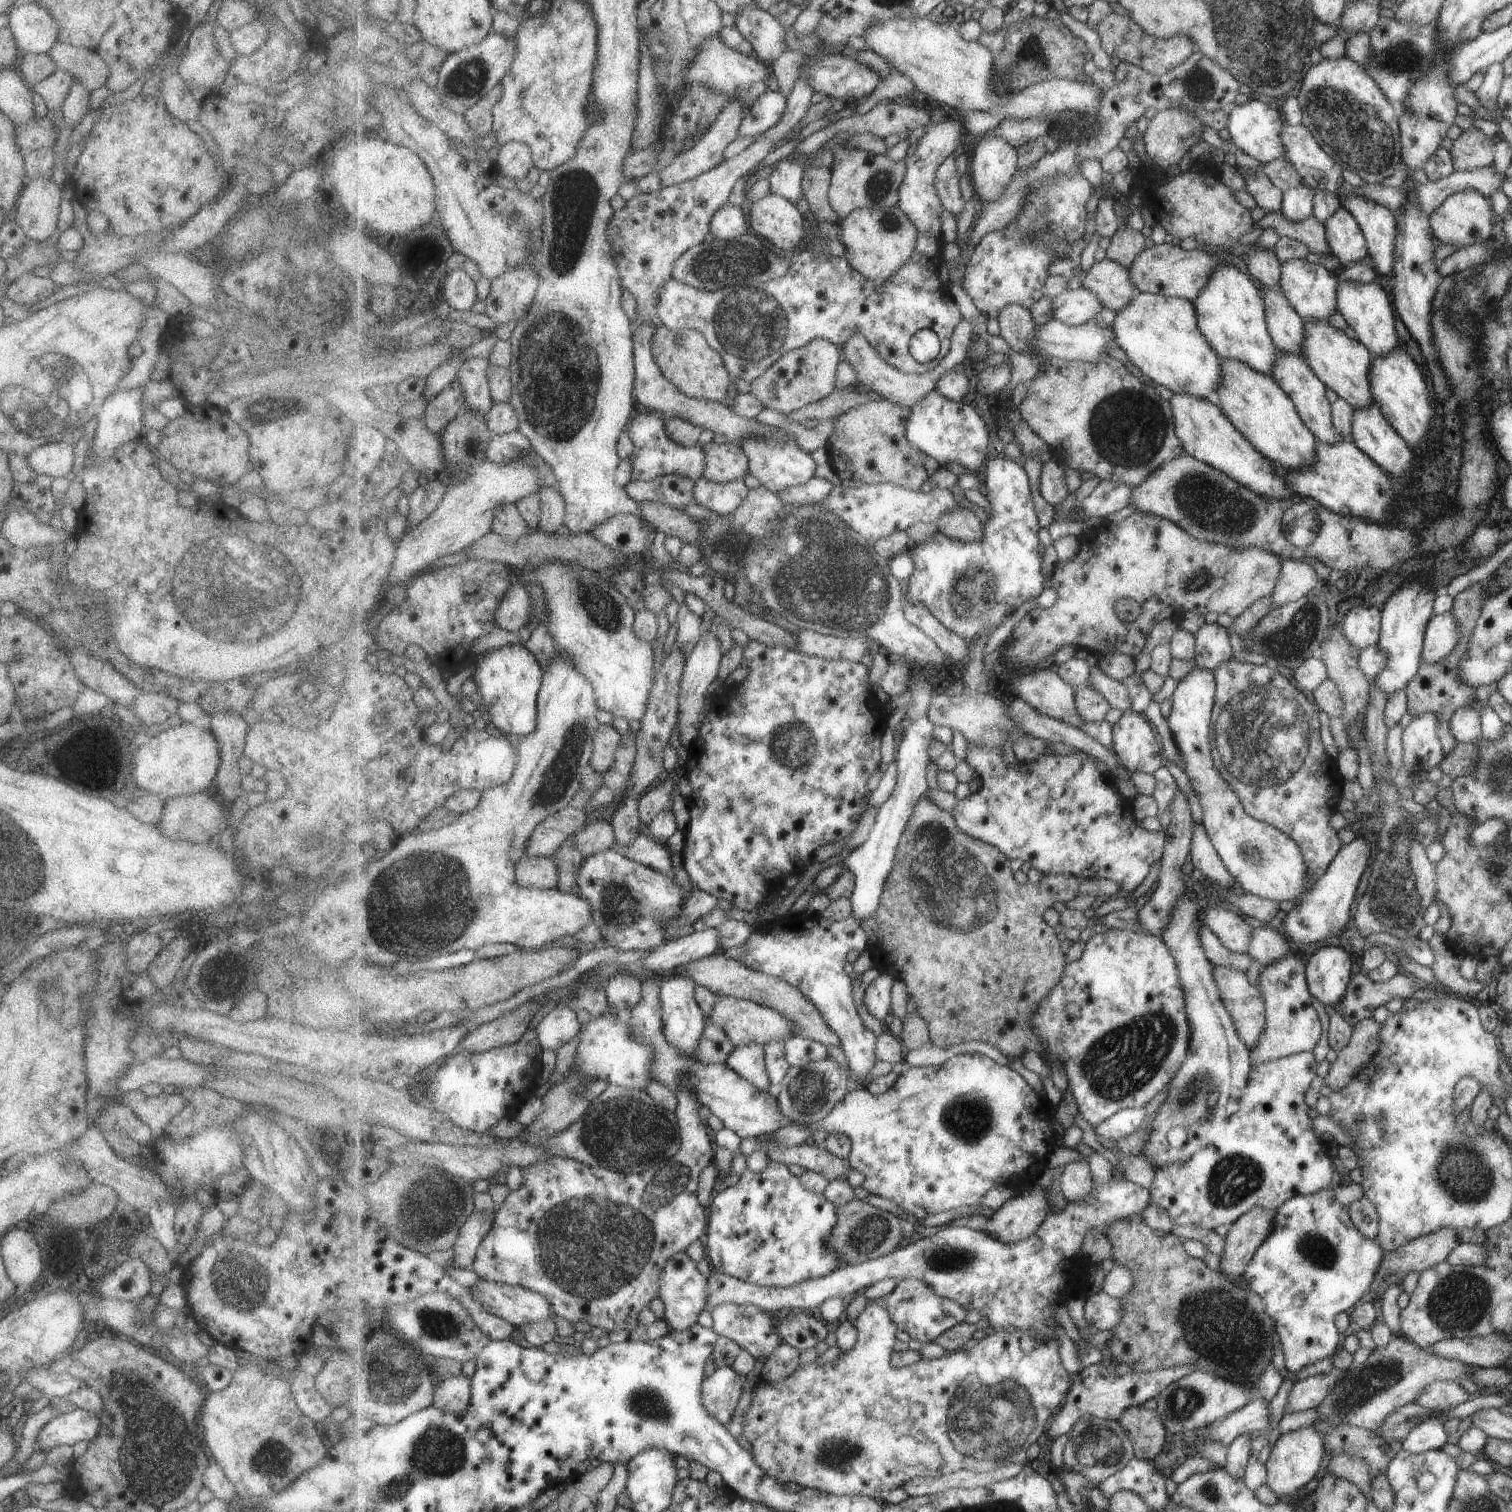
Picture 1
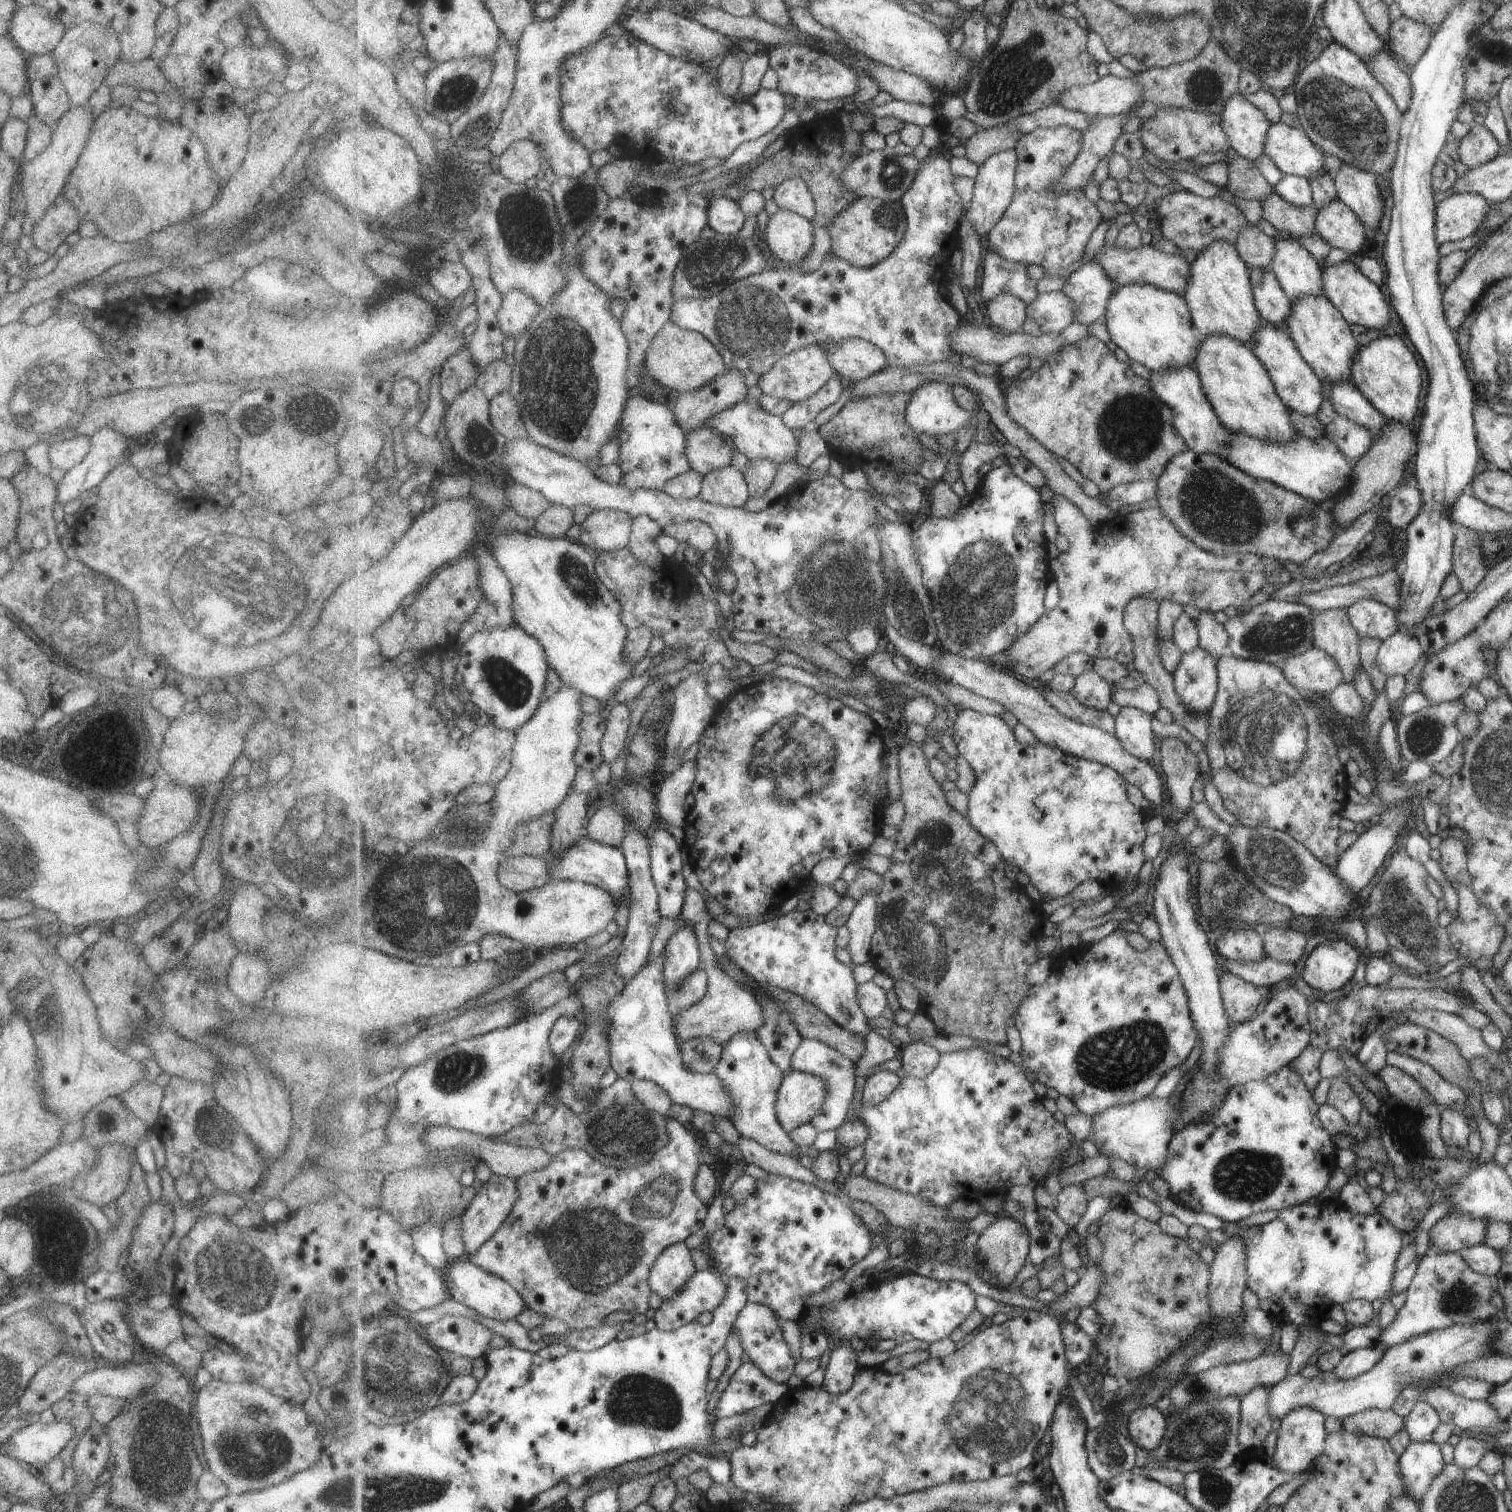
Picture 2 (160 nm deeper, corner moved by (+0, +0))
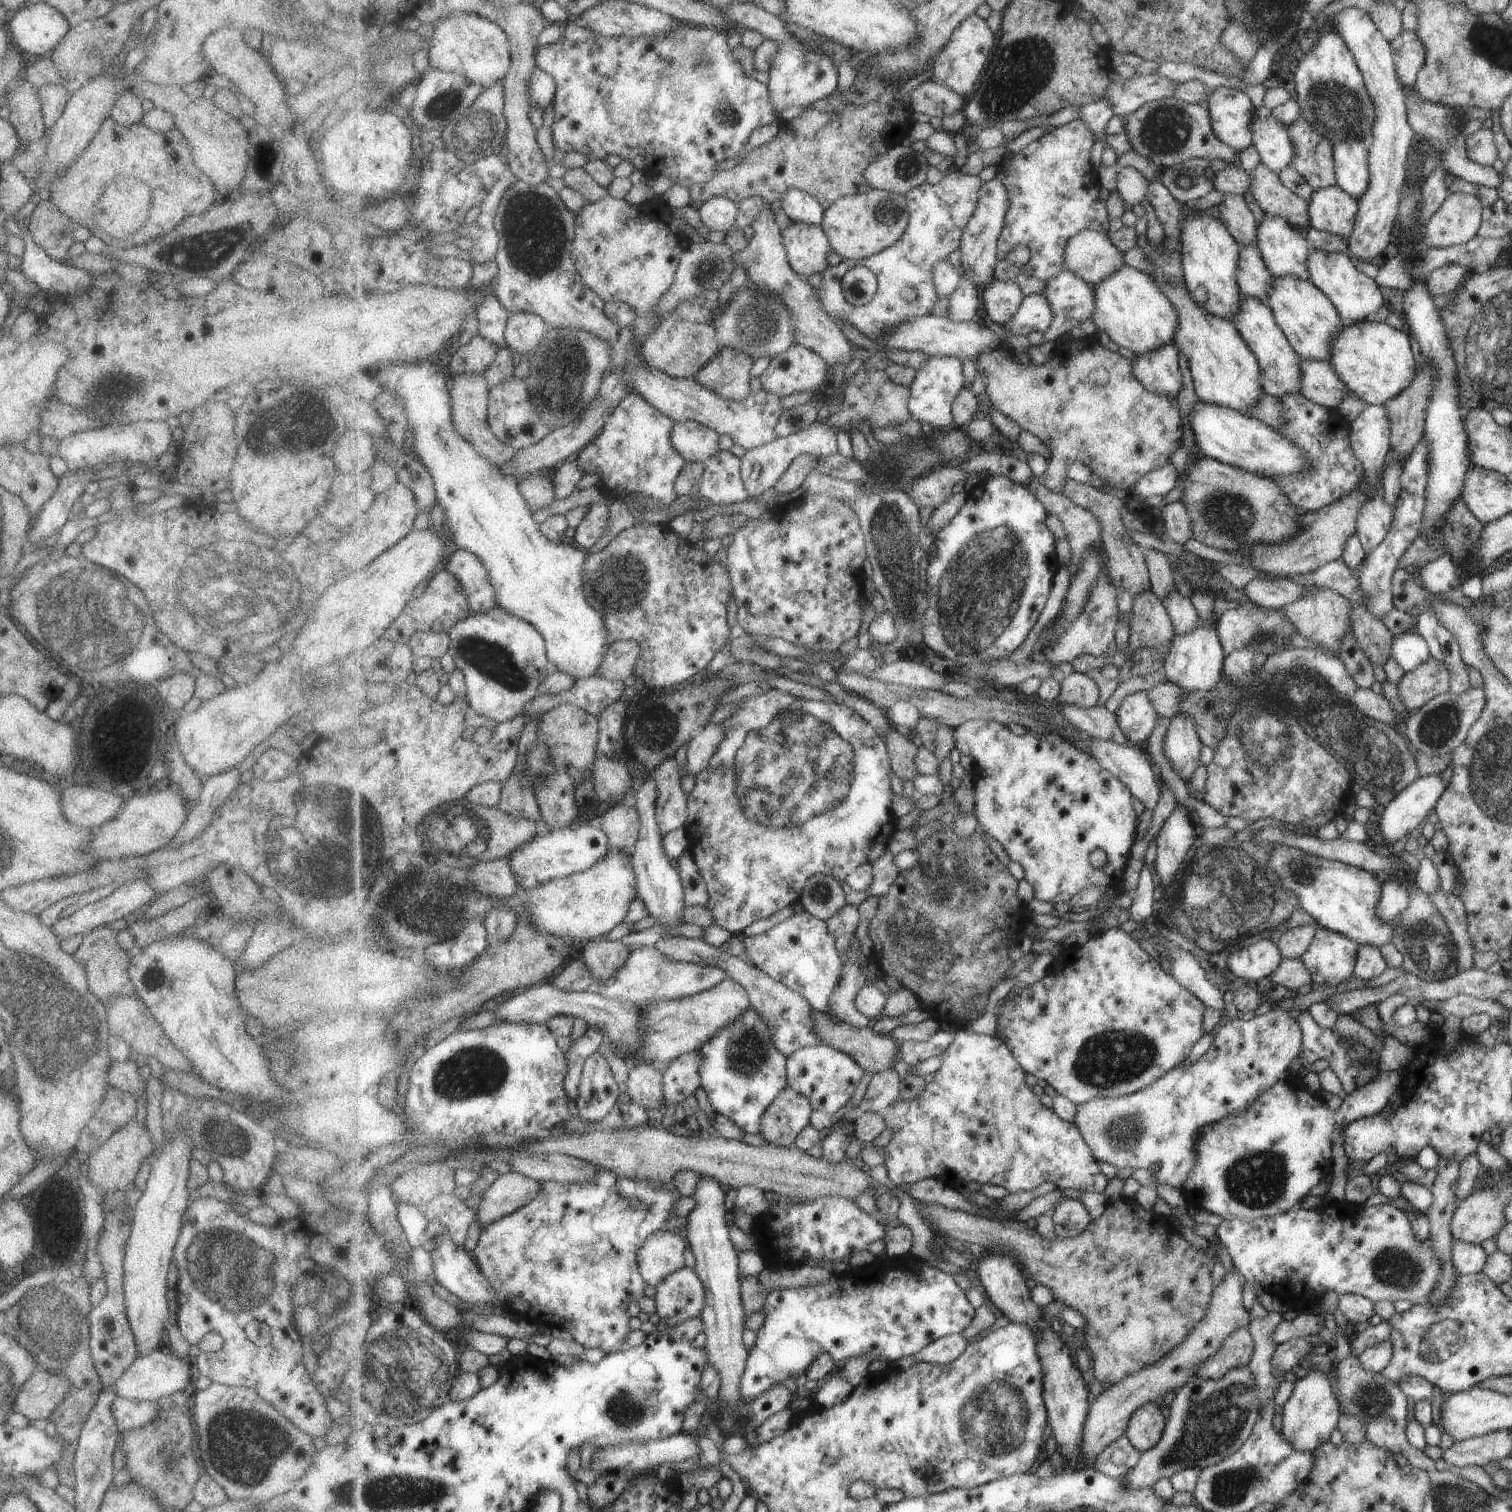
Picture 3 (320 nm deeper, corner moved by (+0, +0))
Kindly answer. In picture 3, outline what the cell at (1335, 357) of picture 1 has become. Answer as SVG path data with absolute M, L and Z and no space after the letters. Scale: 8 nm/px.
M1280 276L1272 278L1272 290L1264 302L1272 310L1278 325L1289 338L1290 345L1302 360L1320 360L1329 362L1333 355L1334 340L1346 330L1336 306L1324 292L1311 281L1300 280L1297 276Z

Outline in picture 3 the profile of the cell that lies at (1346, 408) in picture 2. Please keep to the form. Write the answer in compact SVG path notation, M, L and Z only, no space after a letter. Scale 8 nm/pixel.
M1303 360L1303 375L1305 380L1301 394L1315 404L1324 404L1326 408L1336 410L1351 394L1329 362Z

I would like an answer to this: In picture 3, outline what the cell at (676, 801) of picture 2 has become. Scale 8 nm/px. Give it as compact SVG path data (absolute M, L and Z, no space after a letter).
M722 724L708 725L697 737L693 739L688 748L686 770L696 779L707 770L718 751L718 744L726 738Z

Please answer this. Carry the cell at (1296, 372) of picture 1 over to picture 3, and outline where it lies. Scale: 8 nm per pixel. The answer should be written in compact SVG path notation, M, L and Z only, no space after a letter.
M1245 296L1242 312L1238 312L1238 316L1234 316L1234 324L1246 345L1256 354L1257 360L1260 362L1263 372L1261 384L1265 388L1265 395L1270 394L1278 399L1280 394L1290 396L1290 394L1301 393L1302 383L1305 380L1303 360L1290 345L1289 338L1278 325L1273 310L1258 298Z

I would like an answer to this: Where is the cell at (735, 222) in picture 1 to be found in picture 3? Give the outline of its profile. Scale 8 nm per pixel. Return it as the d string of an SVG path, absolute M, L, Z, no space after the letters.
M714 197L705 203L699 213L707 228L721 237L736 226L740 218L740 205L729 198Z

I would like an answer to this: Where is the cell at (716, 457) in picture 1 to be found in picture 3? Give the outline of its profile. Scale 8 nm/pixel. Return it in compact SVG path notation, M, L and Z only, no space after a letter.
M697 421L678 423L672 434L672 442L687 462L705 462L714 458L720 449L720 434Z

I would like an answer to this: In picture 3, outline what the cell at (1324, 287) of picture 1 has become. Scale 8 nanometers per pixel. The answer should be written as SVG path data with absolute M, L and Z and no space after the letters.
M1265 215L1264 220L1258 223L1258 242L1256 246L1260 250L1266 268L1274 278L1297 276L1300 280L1310 281L1309 256L1312 247L1304 233L1305 231L1294 228L1288 221L1279 216Z

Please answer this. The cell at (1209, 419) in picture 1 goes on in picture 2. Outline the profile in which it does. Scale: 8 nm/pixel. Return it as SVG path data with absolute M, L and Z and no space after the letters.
M1194 367L1174 368L1166 372L1153 372L1151 378L1153 388L1158 392L1158 397L1173 410L1174 429L1185 440L1189 450L1202 455L1212 454L1220 456L1222 460L1228 461L1228 455L1232 444L1234 444L1234 433L1232 433L1218 417L1212 402L1206 397L1202 389L1201 378Z

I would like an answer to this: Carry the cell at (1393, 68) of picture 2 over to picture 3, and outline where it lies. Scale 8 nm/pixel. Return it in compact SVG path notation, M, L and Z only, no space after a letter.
M1403 87L1403 89L1405 104L1408 106L1410 126L1412 126L1416 136L1428 141L1430 146L1436 148L1436 152L1441 152L1439 166L1452 174L1452 176L1461 178L1469 183L1498 189L1502 180L1500 180L1500 174L1495 171L1493 166L1478 165L1468 158L1465 146L1467 135L1463 132L1462 127L1454 122L1454 110L1438 102L1428 102L1428 100L1416 96L1416 92L1413 92L1412 88Z

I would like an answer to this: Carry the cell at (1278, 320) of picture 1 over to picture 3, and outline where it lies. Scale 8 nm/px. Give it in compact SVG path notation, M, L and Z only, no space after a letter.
M1256 245L1246 246L1245 249L1242 249L1237 278L1241 292L1245 296L1258 298L1262 302L1268 300L1268 292L1272 290L1273 276L1266 268Z

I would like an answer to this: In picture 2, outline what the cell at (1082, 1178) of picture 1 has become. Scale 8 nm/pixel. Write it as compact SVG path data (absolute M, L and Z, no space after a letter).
M1083 1183L1070 1184L1063 1188L1058 1197L1058 1213L1072 1229L1082 1229L1082 1218L1088 1212L1090 1198L1086 1196Z

